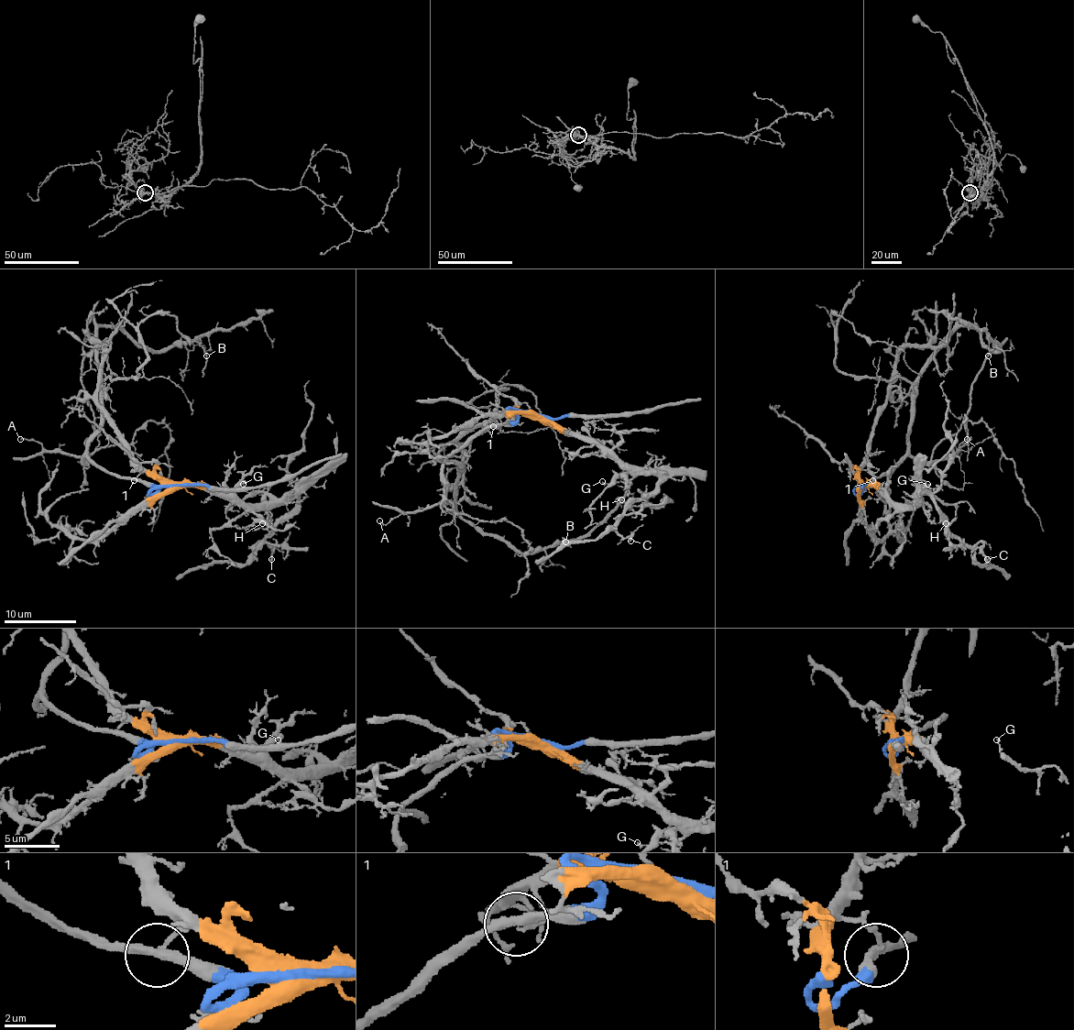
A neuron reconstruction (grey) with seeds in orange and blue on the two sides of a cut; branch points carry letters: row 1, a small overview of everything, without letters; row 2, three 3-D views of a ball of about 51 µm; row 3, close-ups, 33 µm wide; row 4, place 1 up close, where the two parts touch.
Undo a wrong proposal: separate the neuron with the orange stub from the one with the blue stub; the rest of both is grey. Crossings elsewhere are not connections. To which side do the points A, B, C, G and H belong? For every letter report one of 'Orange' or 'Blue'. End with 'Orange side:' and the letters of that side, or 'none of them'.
A: Blue
B: Blue
C: Orange
G: Orange
H: Orange
Orange side: C, G, H

